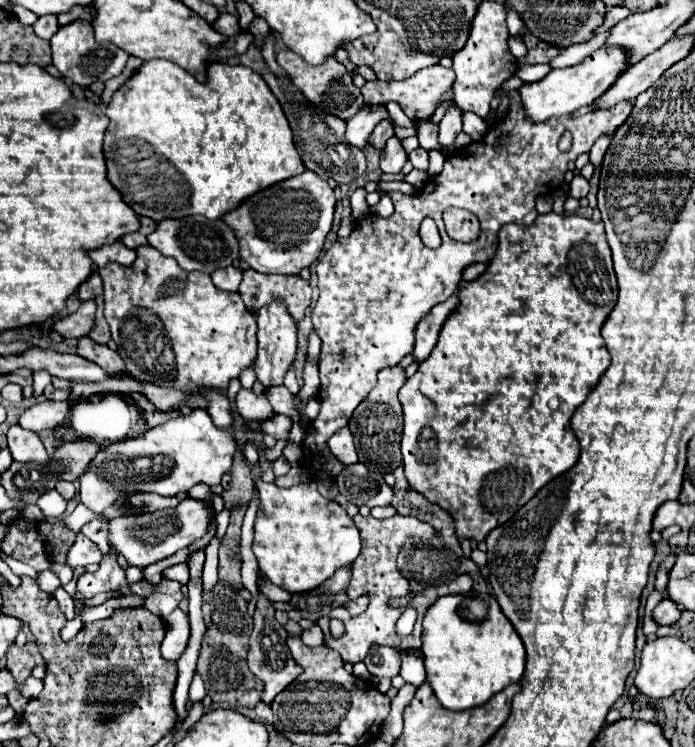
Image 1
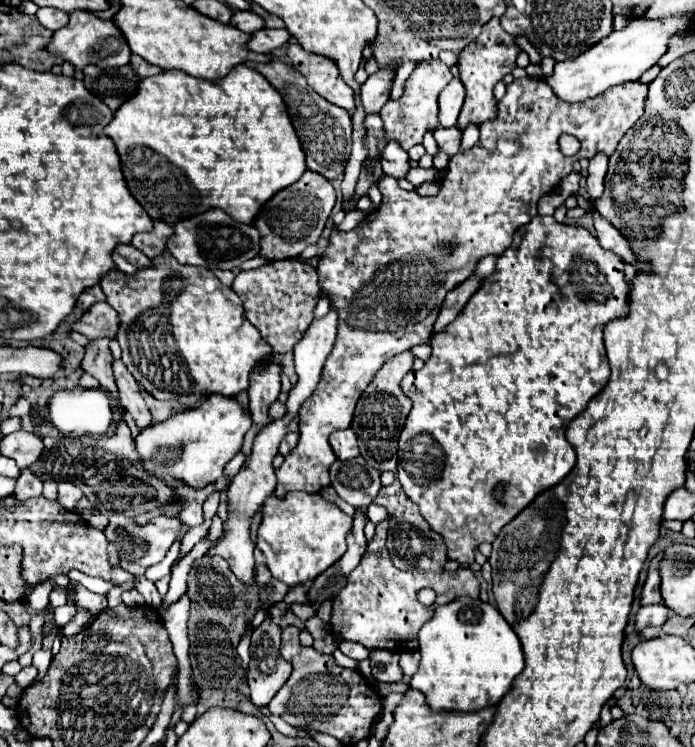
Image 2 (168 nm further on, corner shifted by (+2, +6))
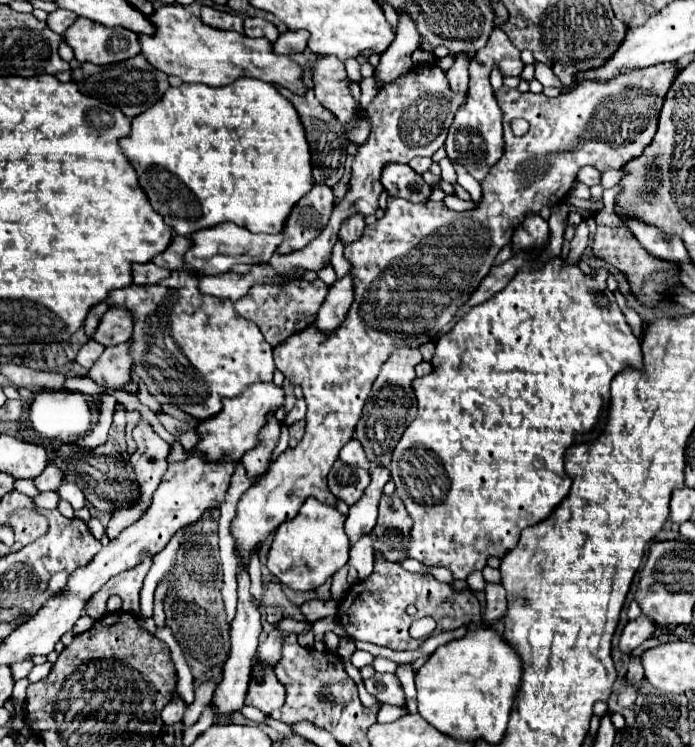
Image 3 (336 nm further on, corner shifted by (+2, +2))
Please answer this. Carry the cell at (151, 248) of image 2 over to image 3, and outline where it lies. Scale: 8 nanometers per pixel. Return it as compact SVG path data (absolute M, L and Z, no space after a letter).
M173 236L171 244L167 246L167 250L163 250L161 254L157 254L153 258L153 264L157 266L163 266L163 268L169 268L169 270L175 270L179 266L187 266L183 262L183 254L185 250L191 246L191 240L185 238L185 236Z

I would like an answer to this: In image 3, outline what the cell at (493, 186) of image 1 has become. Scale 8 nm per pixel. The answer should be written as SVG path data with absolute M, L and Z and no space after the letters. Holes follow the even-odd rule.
M657 64L621 74L611 82L581 82L581 86L571 92L563 92L557 98L519 92L517 88L503 86L495 92L495 98L503 110L503 158L491 166L483 178L483 196L473 210L453 212L437 202L413 204L403 198L387 198L385 216L373 226L365 226L363 236L345 246L345 258L351 264L349 274L355 284L355 300L345 322L331 336L321 336L317 334L315 326L309 326L303 334L295 334L273 350L277 368L287 376L287 380L291 380L291 384L303 388L307 402L307 430L297 448L287 448L237 504L237 516L231 522L231 532L243 562L247 562L251 550L259 548L259 544L279 524L291 520L309 496L321 500L325 506L337 506L337 498L327 488L327 474L337 460L341 446L353 438L355 424L381 370L381 364L397 348L419 348L427 342L435 342L439 332L453 320L459 306L469 300L471 292L489 274L499 250L511 242L513 230L521 226L529 214L539 214L543 206L549 206L549 200L551 206L561 202L569 194L581 166L591 164L599 172L605 172L611 168L621 168L627 160L639 156L653 140L657 118L675 74L675 64ZM513 118L525 118L529 122L529 132L525 136L513 136L509 126Z

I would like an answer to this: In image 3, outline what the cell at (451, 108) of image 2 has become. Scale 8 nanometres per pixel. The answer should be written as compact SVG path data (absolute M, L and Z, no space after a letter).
M455 54L455 64L453 64L453 68L447 70L447 80L449 80L449 86L453 92L467 92L467 88L469 88L467 66L469 66L469 56Z

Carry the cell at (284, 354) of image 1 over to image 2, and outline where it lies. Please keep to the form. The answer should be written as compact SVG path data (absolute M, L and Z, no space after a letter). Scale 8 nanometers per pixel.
M271 360L267 368L253 372L247 392L251 418L257 424L257 432L261 432L263 426L271 422L269 406L279 398L281 392L281 366L275 360Z

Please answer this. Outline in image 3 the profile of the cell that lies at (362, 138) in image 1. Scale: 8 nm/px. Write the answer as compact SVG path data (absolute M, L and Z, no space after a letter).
M407 14L399 16L397 36L391 46L381 54L381 62L375 68L375 78L379 82L379 90L399 78L401 74L411 70L411 54L419 48L419 34L413 20Z

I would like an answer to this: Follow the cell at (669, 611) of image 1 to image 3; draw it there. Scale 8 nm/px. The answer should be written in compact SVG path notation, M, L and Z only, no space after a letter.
M639 616L639 618L631 620L631 622L625 626L623 634L621 634L619 648L629 654L633 648L637 648L637 646L641 646L645 640L649 640L649 638L653 636L655 628L657 628L657 626L653 626L653 622L649 622L649 618L645 618L645 616Z

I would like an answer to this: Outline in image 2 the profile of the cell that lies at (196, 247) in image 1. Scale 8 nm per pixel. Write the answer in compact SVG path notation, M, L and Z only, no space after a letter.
M207 210L207 214L193 216L189 220L181 220L173 224L175 234L167 240L167 250L177 258L181 264L197 266L197 268L221 268L233 270L241 266L245 260L255 258L259 254L259 240L261 232L253 226L233 222L223 210Z

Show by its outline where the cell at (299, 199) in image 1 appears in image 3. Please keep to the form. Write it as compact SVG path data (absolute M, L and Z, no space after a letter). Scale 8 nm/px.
M313 184L311 192L305 194L289 212L281 230L283 242L277 246L279 254L291 254L307 246L327 226L333 212L333 190L325 184Z

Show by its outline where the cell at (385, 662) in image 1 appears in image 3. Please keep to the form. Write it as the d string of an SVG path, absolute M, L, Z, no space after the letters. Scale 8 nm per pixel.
M375 672L369 680L365 680L365 688L381 704L397 704L397 706L403 706L405 704L403 686L401 686L397 674L389 674L389 672L383 672L381 674L381 672Z

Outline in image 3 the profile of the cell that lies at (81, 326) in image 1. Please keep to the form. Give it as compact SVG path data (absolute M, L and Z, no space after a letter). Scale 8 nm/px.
M109 308L101 318L101 326L97 326L93 340L103 346L115 346L127 342L131 338L131 332L133 332L131 314L125 308Z

